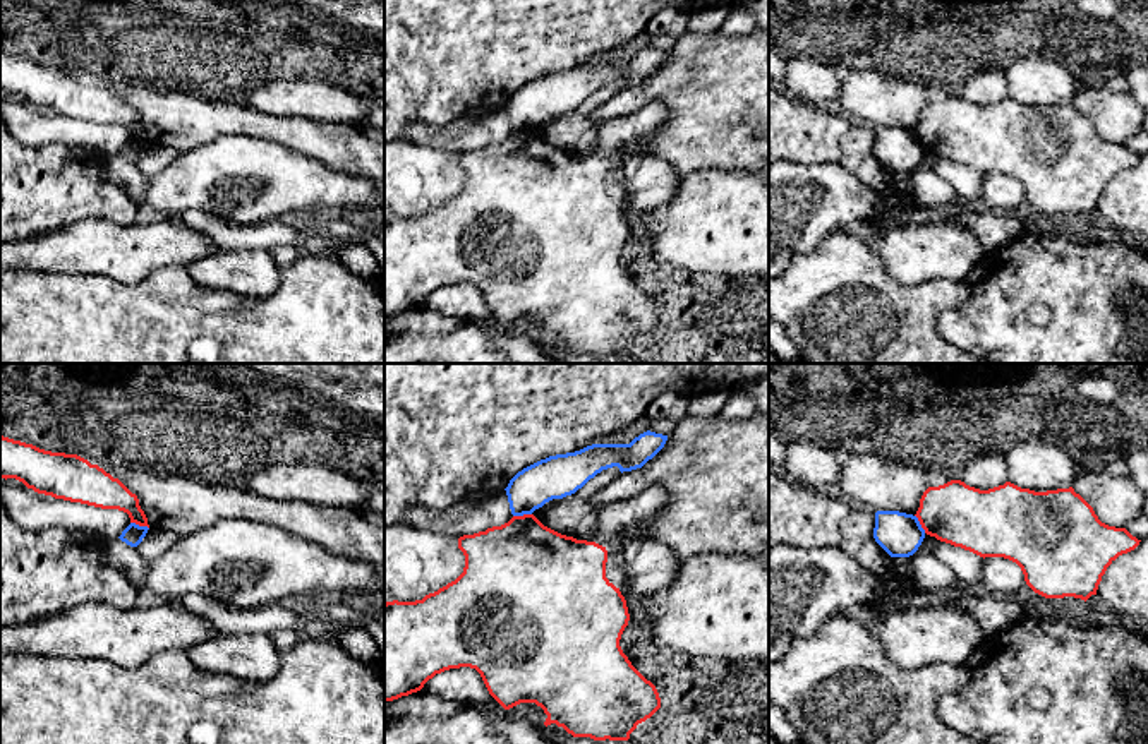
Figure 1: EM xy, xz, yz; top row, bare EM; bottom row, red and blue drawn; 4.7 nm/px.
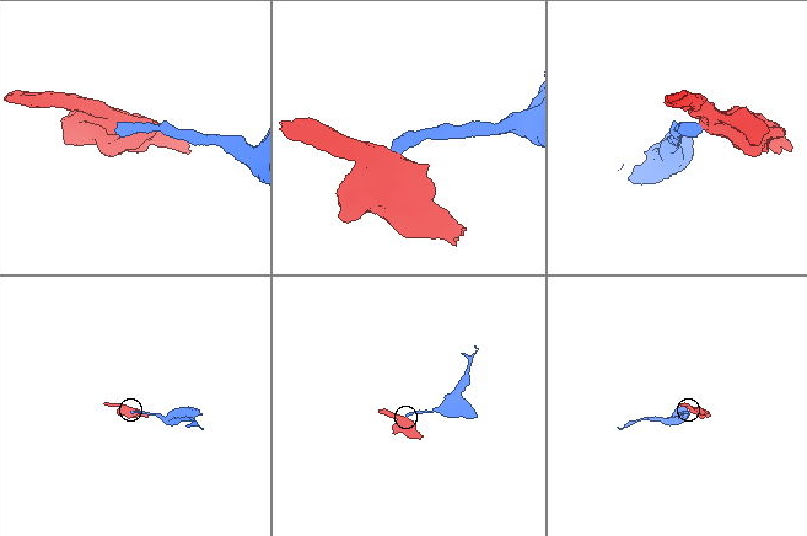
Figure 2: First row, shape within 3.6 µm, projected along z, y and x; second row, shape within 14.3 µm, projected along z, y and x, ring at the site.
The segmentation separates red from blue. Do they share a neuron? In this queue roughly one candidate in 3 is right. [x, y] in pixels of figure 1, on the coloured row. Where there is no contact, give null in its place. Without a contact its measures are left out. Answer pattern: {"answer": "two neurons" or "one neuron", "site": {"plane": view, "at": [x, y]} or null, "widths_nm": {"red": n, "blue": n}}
{"answer": "two neurons", "site": {"plane": "xy", "at": [139, 525]}, "widths_nm": {"red": 170, "blue": 100}}

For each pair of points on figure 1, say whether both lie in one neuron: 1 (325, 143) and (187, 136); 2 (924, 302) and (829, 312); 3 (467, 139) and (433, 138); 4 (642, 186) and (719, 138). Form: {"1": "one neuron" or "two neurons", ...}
{"1": "one neuron", "2": "one neuron", "3": "one neuron", "4": "two neurons"}

